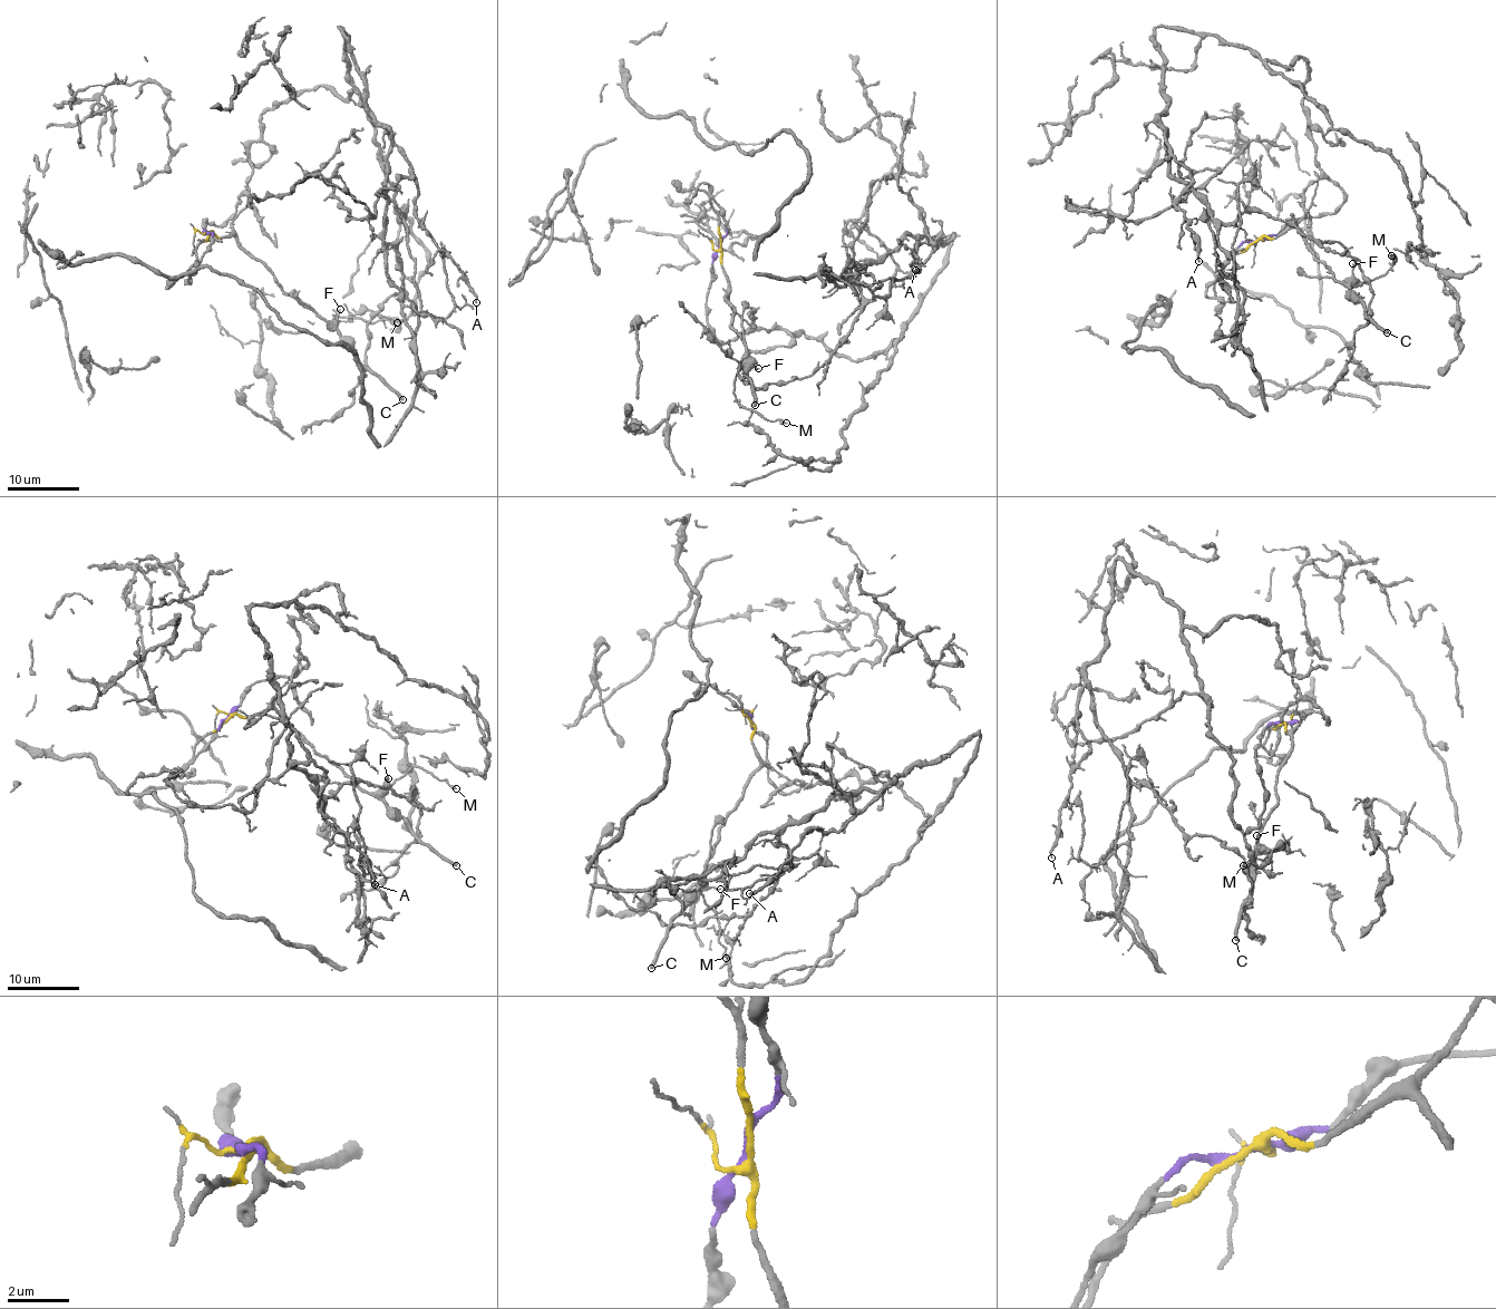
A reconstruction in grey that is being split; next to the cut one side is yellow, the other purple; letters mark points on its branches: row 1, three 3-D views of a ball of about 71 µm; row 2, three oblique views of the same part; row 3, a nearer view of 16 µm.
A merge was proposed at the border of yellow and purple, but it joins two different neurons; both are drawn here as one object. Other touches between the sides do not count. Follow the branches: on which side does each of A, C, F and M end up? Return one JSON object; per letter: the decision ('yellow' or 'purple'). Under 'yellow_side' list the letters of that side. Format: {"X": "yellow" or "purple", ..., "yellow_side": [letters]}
{"A": "purple", "C": "yellow", "F": "yellow", "M": "yellow", "yellow_side": ["C", "F", "M"]}

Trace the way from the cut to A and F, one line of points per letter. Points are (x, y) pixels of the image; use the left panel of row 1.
A: (209, 234), (251, 176), (261, 115), (310, 88), (352, 91), (341, 28), (415, 215), (476, 303)
F: (209, 234), (221, 239), (235, 236), (280, 288), (327, 321), (337, 319), (339, 309)

